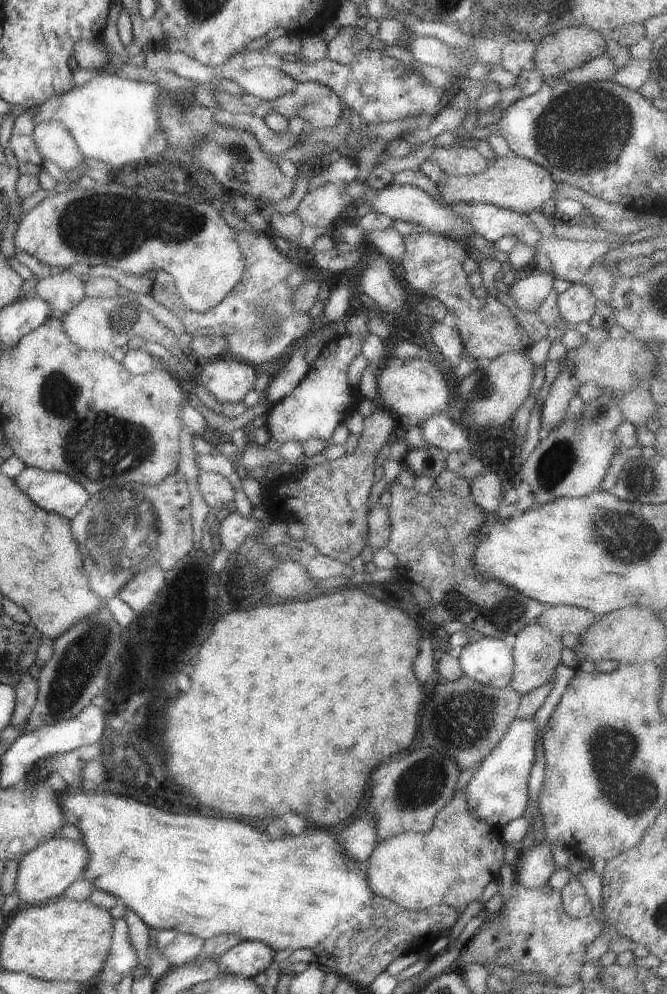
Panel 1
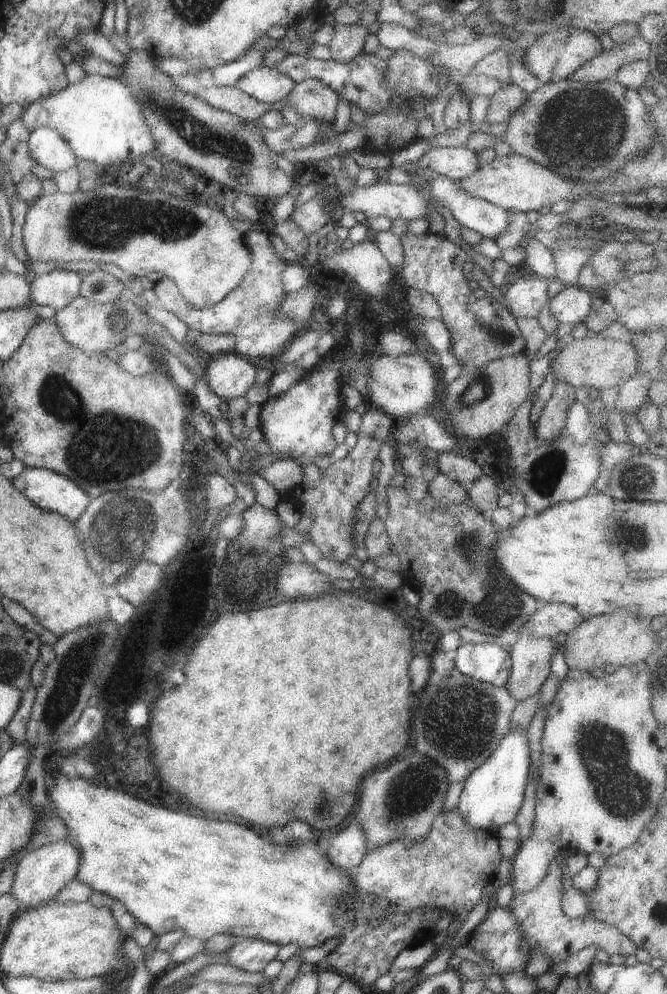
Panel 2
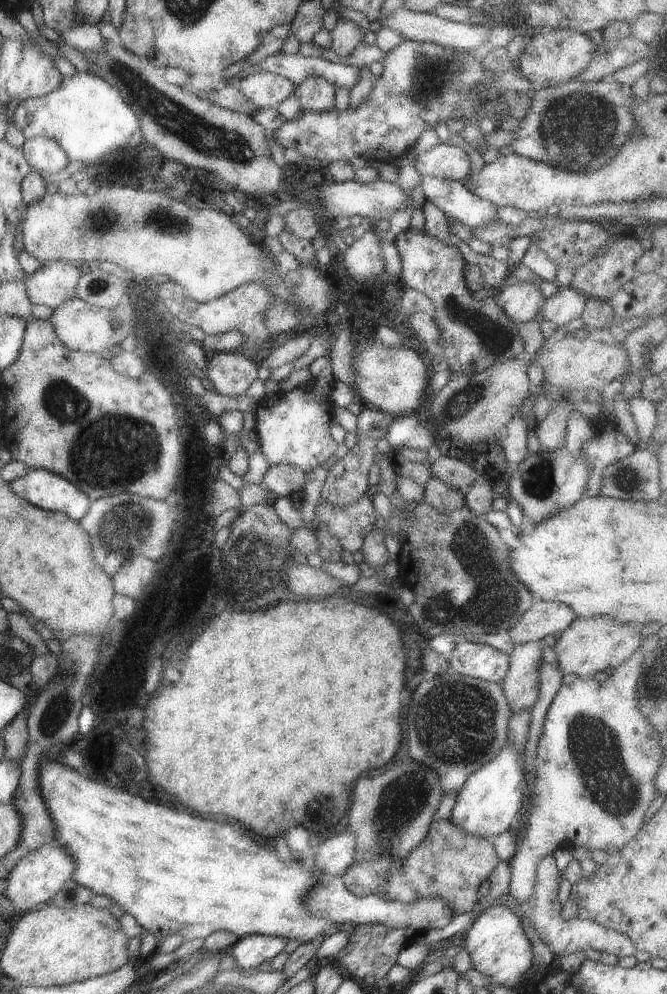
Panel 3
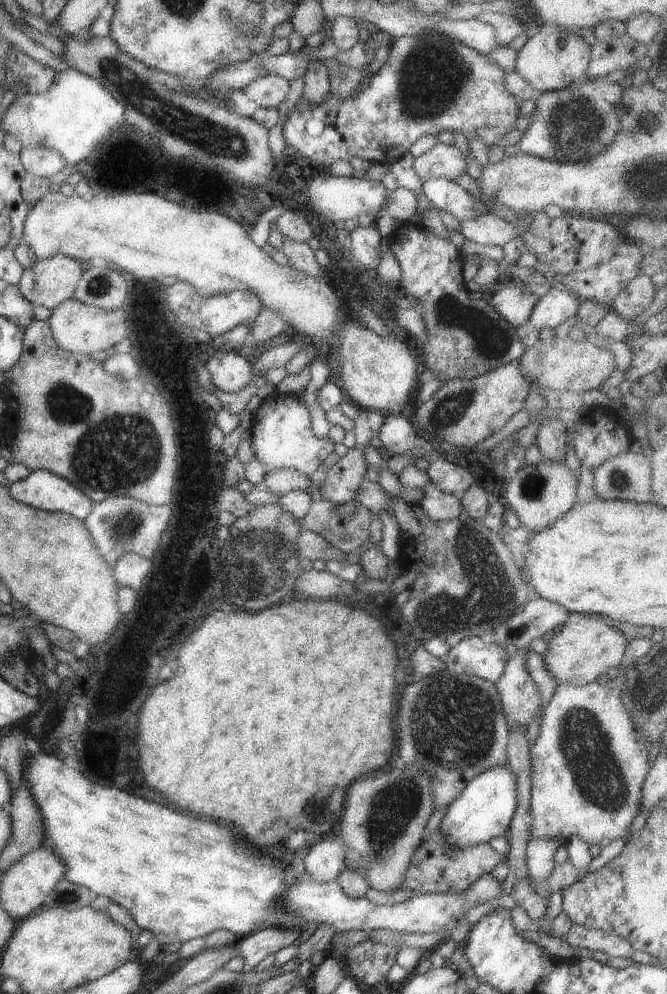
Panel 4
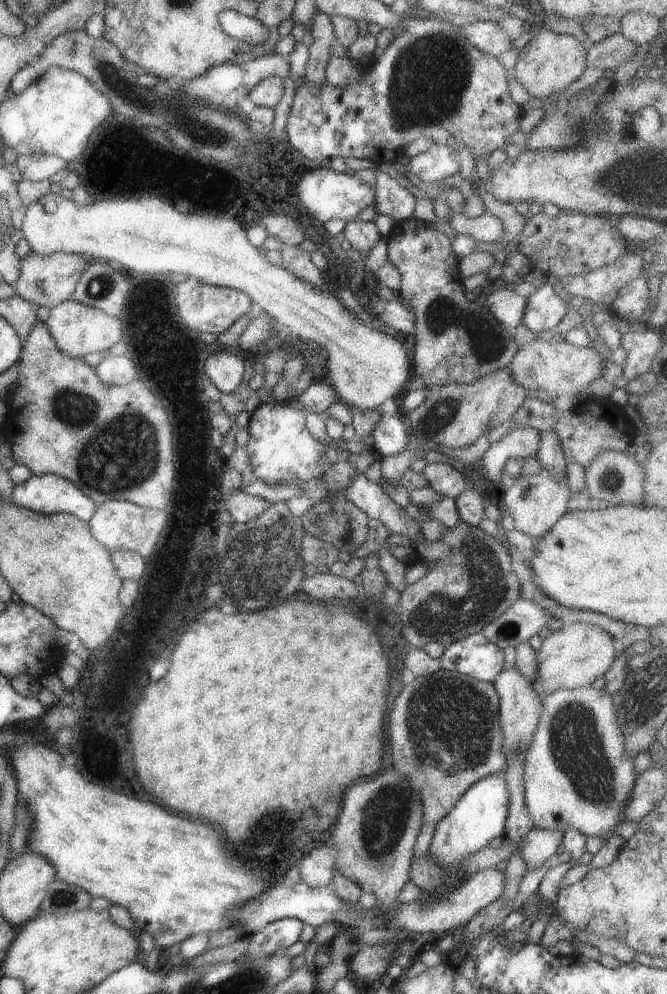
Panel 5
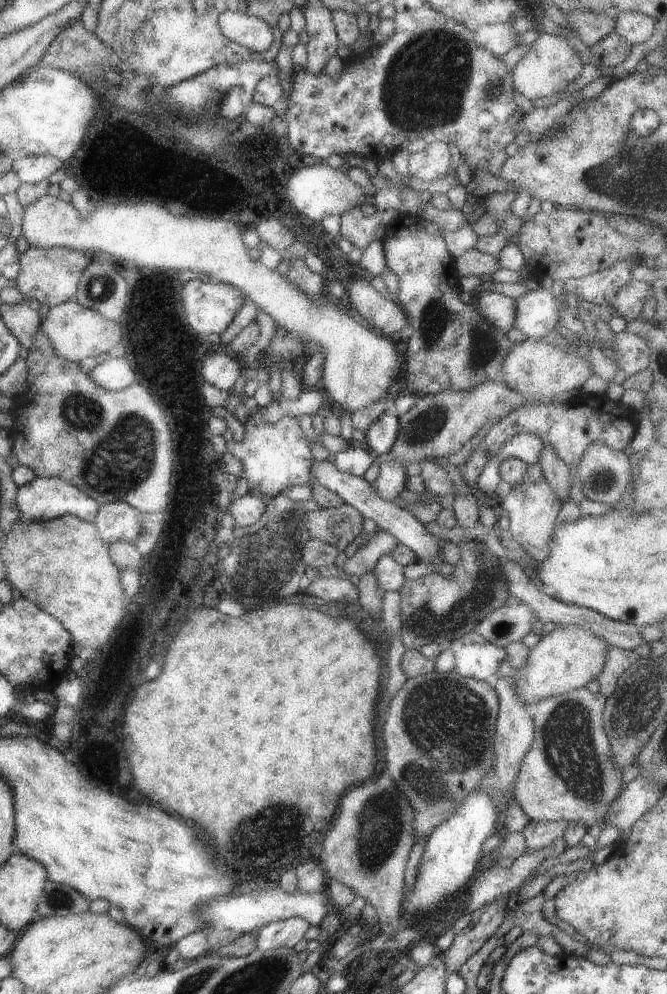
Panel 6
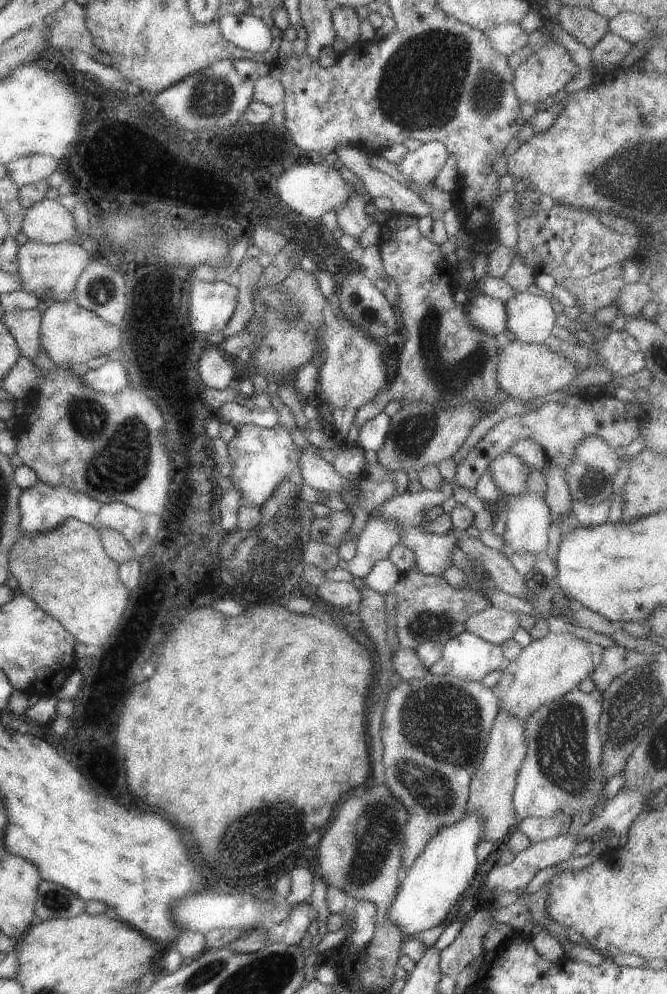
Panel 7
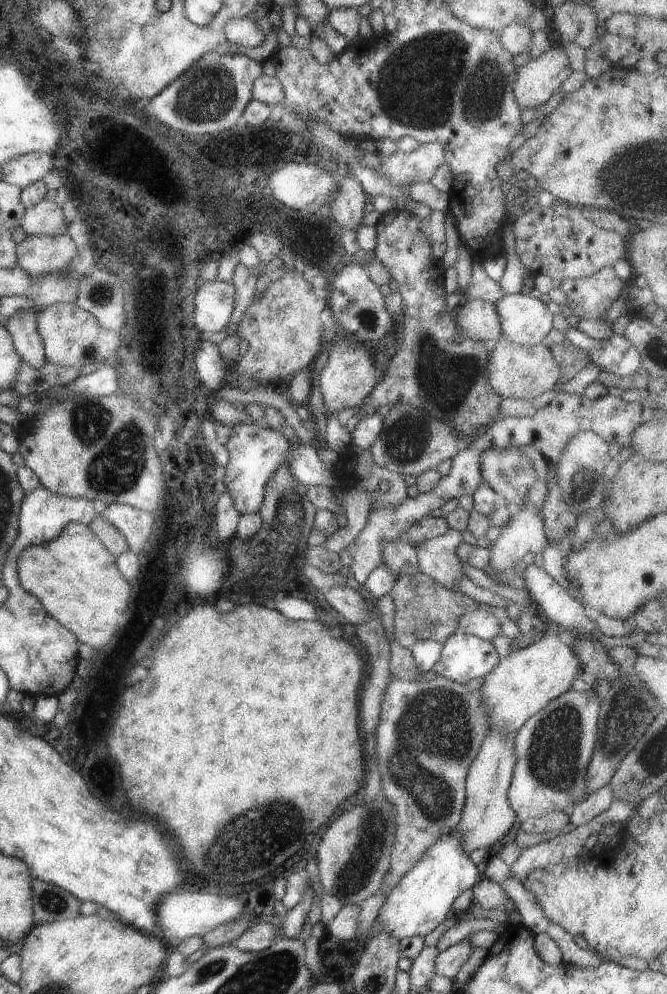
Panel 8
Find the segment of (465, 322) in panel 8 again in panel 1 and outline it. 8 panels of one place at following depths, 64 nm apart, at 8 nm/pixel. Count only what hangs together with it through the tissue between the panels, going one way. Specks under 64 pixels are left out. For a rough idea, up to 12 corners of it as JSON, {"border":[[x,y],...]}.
{"border":[[536,269],[520,273],[509,296],[536,313],[556,278]]}

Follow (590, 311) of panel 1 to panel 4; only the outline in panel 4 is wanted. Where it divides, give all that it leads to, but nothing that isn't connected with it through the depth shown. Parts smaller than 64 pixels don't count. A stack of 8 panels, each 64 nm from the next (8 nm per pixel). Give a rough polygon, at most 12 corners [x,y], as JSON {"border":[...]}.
{"border":[[553,286],[538,298],[528,320],[538,330],[558,329],[580,306]]}

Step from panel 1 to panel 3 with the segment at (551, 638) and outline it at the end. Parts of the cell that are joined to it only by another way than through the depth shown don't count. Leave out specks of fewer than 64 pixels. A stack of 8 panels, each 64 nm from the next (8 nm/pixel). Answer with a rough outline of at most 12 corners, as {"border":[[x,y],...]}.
{"border":[[544,640],[516,644],[501,682],[512,714],[538,700]]}

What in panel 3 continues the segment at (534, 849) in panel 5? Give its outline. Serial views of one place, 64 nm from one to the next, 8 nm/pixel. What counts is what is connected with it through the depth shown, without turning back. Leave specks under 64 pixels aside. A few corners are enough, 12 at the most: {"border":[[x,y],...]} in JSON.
{"border":[[552,853],[535,891],[515,912],[530,918],[554,956],[589,948],[632,957],[630,937],[589,920],[561,918],[561,874]]}

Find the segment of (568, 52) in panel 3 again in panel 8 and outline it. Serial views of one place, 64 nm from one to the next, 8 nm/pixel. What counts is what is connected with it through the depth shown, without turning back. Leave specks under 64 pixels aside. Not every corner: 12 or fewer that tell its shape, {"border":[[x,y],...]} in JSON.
{"border":[[563,48],[517,67],[513,95],[535,110],[573,71]]}

